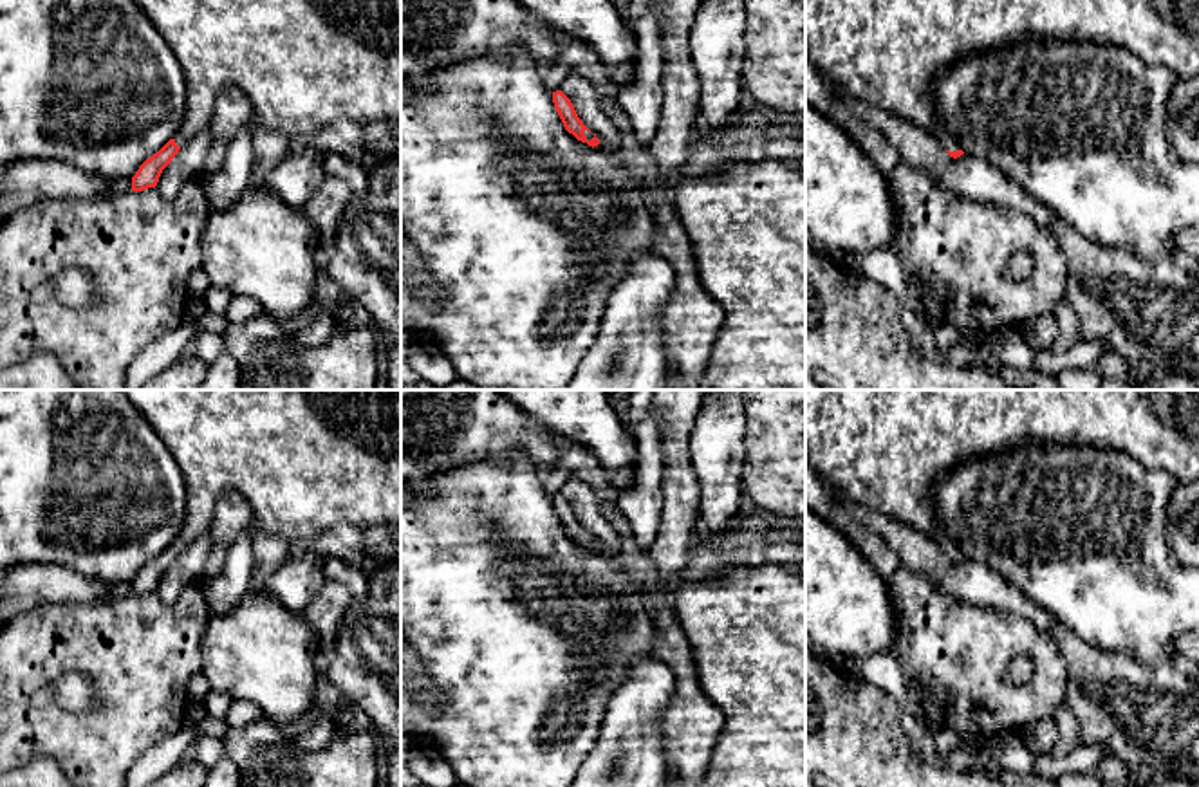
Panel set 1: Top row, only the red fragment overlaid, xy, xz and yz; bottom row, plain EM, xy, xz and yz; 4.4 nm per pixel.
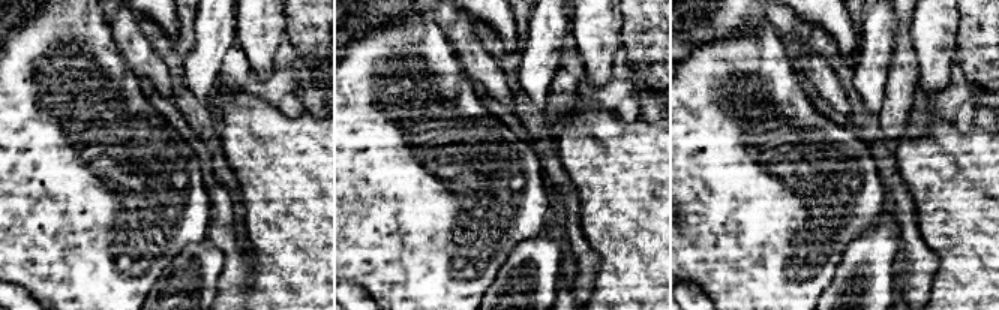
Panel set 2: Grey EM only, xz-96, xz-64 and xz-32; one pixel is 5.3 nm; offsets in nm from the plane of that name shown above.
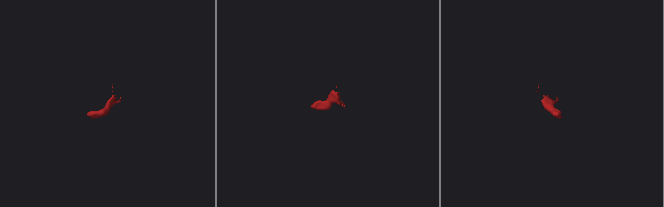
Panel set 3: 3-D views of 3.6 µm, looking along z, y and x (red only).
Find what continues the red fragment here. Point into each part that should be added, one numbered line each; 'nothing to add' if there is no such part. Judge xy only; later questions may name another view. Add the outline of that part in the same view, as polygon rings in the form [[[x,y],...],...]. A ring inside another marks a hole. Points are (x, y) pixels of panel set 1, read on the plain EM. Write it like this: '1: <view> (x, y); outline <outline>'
1: xy (306, 461); outline [[[119,390],[139,408],[161,440],[170,449],[182,471],[186,484],[184,523],[175,538],[175,549],[184,551],[200,536],[208,536],[218,496],[228,491],[238,491],[251,505],[255,527],[285,538],[294,547],[316,538],[323,531],[334,529],[345,522],[363,529],[367,534],[381,531],[401,532],[401,390]]]

